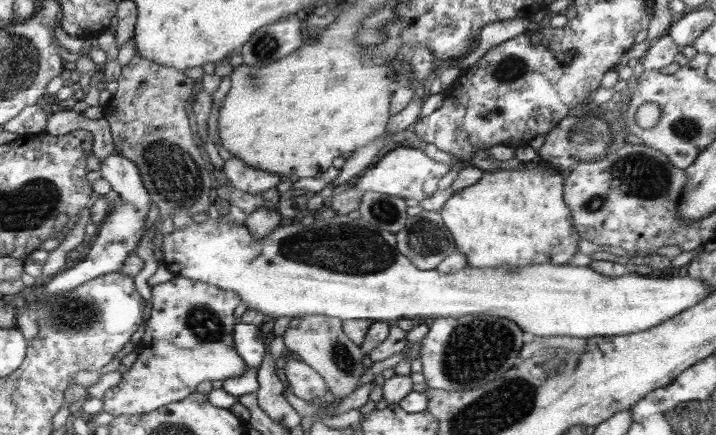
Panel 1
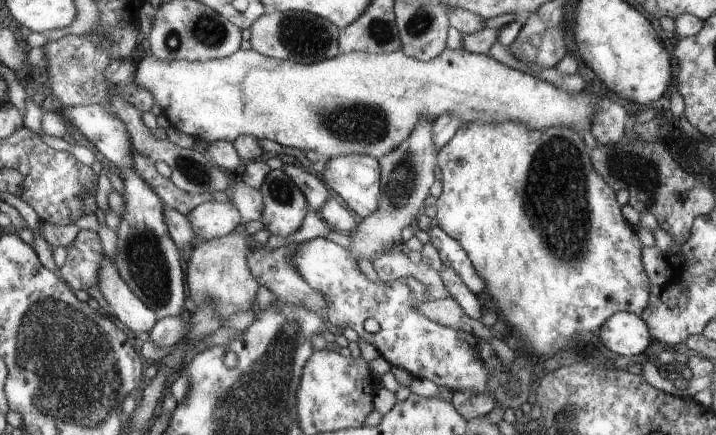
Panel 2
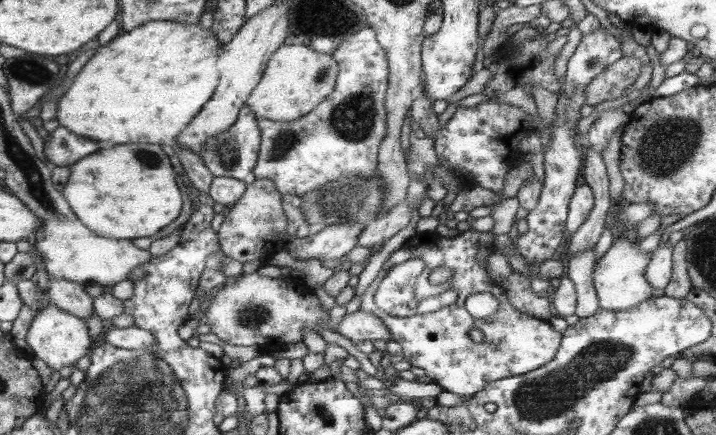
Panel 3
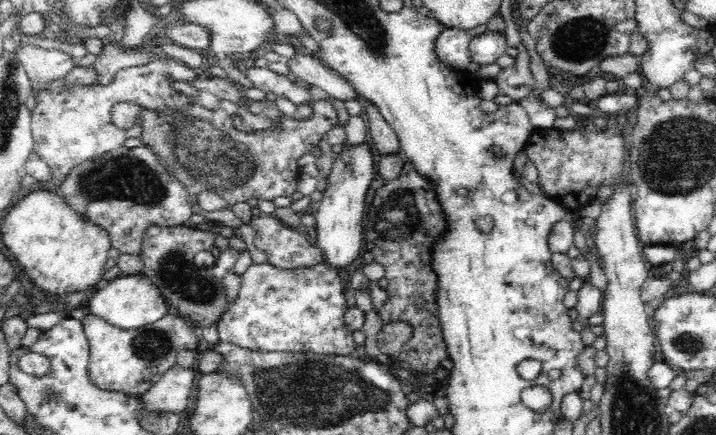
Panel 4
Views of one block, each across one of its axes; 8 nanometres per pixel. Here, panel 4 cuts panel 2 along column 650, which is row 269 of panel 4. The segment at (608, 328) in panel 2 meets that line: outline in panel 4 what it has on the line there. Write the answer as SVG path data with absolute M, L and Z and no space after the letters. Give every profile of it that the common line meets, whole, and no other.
M369 141L344 147L334 158L332 171L327 177L327 189L323 192L318 212L314 214L317 226L314 244L322 251L323 261L336 270L344 270L344 266L348 266L362 250L362 221L368 208L366 194L376 172Z

